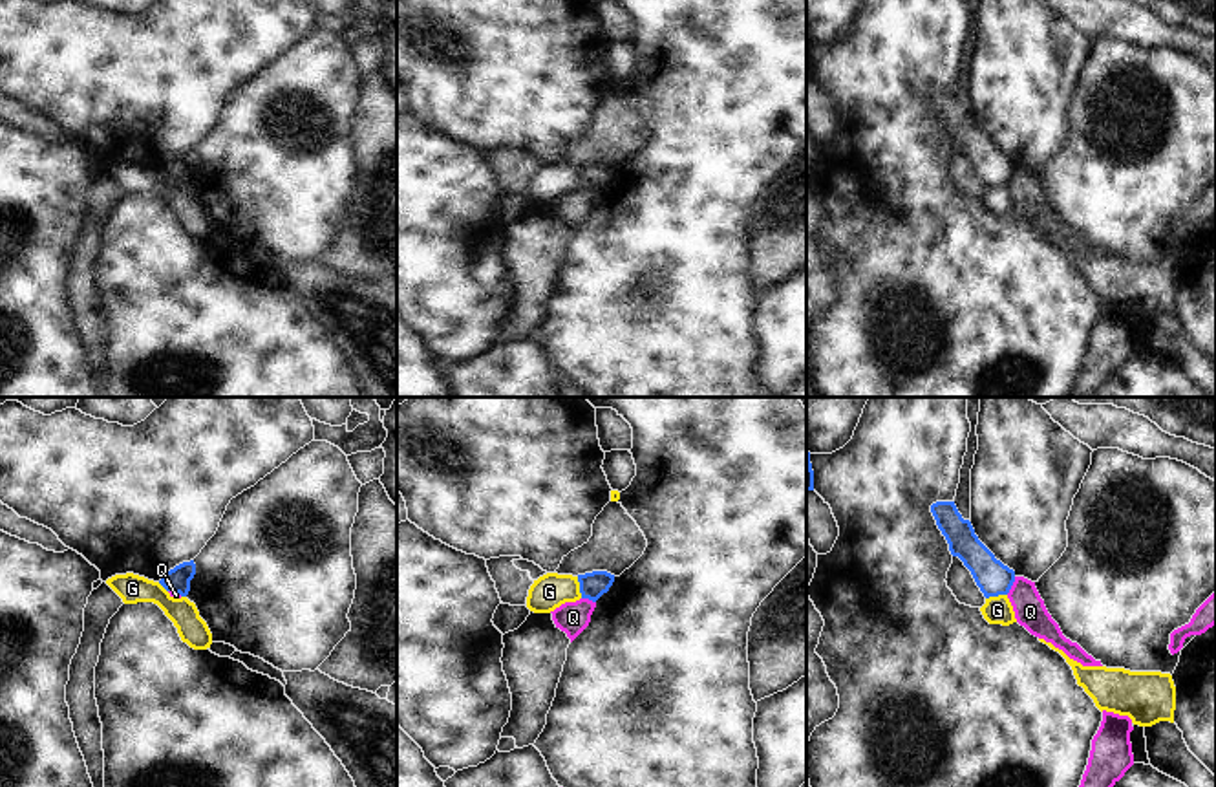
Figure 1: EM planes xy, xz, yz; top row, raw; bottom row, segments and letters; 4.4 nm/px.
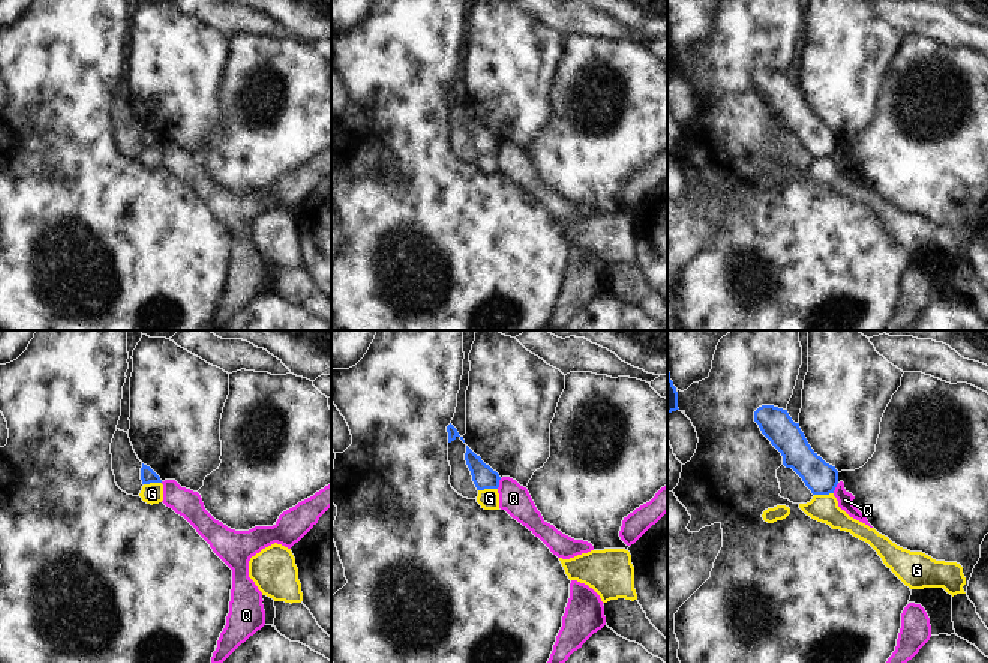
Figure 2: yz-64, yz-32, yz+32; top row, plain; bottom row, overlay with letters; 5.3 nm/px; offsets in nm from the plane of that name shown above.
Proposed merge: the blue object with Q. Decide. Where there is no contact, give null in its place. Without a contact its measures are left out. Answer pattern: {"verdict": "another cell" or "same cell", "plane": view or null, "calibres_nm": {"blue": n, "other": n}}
{"verdict": "another cell", "plane": "yz", "calibres_nm": {"blue": 150, "other": 140}}

